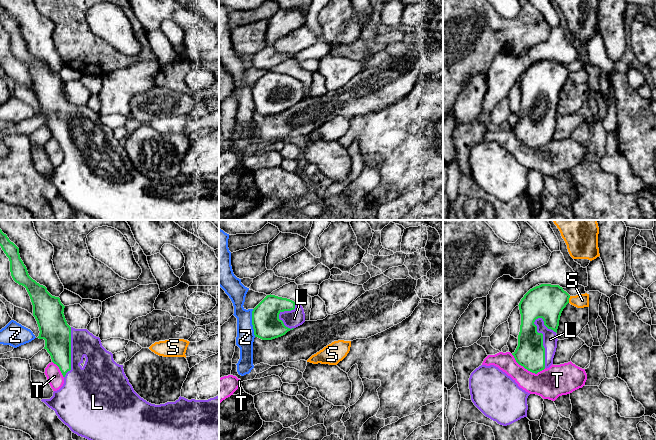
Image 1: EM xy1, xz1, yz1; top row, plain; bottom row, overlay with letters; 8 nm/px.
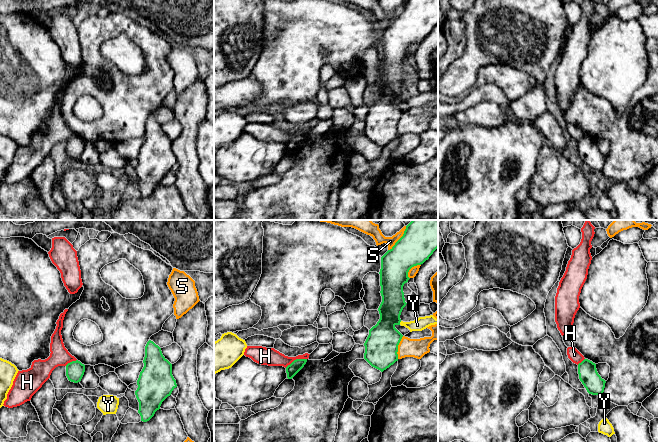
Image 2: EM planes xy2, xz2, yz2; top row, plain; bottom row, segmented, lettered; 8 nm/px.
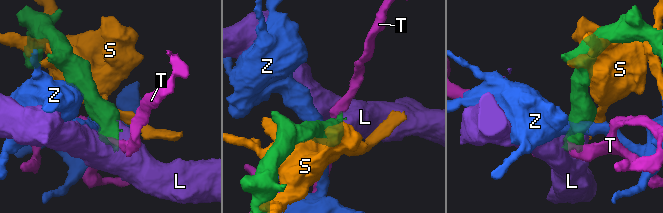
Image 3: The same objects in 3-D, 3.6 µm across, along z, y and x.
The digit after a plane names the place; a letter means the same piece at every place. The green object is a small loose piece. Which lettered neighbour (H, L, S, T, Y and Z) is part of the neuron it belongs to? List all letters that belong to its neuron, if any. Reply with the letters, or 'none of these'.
L

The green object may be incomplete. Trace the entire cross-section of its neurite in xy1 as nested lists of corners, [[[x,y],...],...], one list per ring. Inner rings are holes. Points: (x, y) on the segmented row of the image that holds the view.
[[[0,229],[0,246],[6,256],[9,258],[10,261],[10,272],[13,280],[22,285],[26,288],[32,305],[33,305],[33,316],[35,317],[38,327],[39,327],[39,336],[37,338],[45,340],[45,347],[44,349],[50,354],[52,362],[56,364],[63,377],[64,377],[64,384],[63,386],[53,392],[53,396],[50,399],[42,399],[41,401],[44,402],[49,408],[55,411],[58,418],[67,425],[70,430],[77,434],[78,436],[84,437],[88,440],[219,440],[219,397],[216,396],[214,398],[210,398],[208,400],[195,400],[191,399],[188,400],[184,397],[179,397],[178,400],[175,402],[167,402],[165,404],[155,405],[147,402],[143,398],[141,398],[133,389],[132,385],[129,383],[128,378],[126,377],[123,369],[123,365],[117,364],[113,359],[113,354],[107,351],[101,343],[99,337],[94,336],[90,333],[87,329],[75,329],[70,327],[67,324],[67,321],[64,316],[64,308],[65,306],[61,303],[59,297],[52,296],[48,291],[47,288],[43,285],[40,285],[35,280],[33,280],[27,271],[26,266],[24,265],[23,261],[20,258],[19,248],[9,240],[6,234],[2,232]]]

